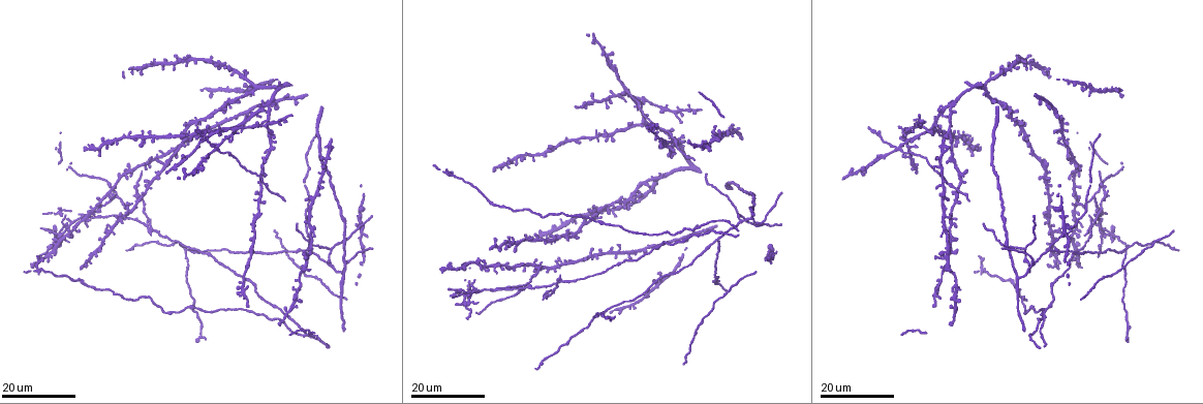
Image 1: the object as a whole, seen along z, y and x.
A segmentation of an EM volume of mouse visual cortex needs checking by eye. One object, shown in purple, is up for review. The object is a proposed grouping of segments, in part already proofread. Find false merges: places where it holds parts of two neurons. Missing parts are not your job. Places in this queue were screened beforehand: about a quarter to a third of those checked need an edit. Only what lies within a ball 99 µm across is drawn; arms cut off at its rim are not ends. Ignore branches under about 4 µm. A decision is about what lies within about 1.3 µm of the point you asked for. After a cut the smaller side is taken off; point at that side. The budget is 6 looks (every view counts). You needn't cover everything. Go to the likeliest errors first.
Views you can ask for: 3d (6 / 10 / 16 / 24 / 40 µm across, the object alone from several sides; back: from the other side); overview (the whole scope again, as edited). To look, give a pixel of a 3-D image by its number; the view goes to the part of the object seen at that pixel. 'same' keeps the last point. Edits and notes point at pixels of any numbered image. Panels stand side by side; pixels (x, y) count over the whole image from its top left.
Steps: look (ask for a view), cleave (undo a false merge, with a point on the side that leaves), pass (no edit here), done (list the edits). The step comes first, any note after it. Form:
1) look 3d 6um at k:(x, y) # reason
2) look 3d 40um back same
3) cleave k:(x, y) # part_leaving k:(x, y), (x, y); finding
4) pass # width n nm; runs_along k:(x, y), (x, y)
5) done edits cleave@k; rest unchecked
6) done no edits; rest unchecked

look 3d 24um at 1:(898, 147) # a fork

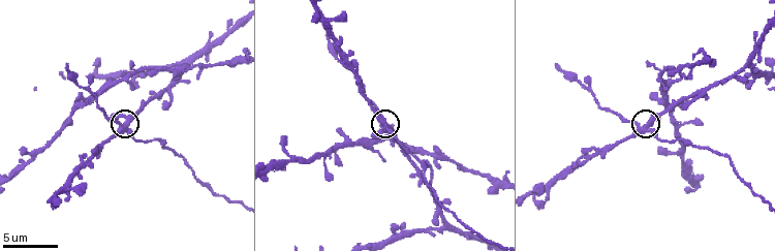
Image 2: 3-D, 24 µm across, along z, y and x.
look 3d 10um at 2:(649, 131)

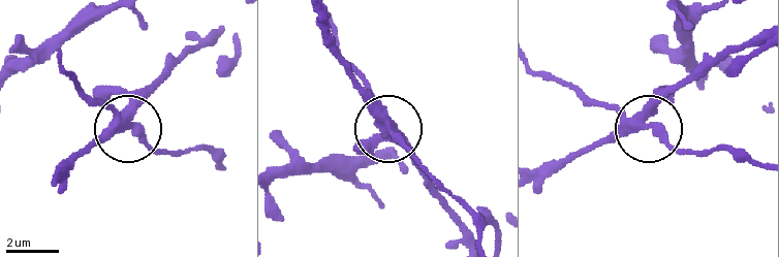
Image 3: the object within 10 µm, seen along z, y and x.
look 3d 6um at 3:(132, 130)

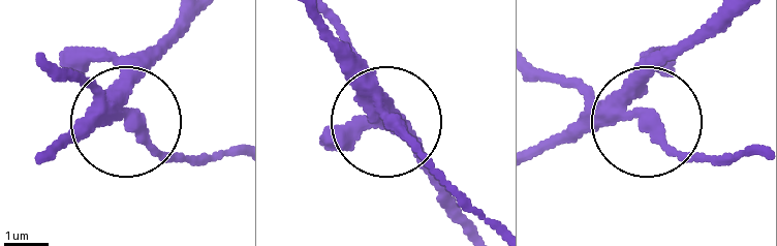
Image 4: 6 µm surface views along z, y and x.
pass # width 350 nm; runs_along 4:(733, 11), (644, 89), (632, 122), (599, 122), (569, 141); all the same neuron

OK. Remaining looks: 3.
look 3d 16um at 1:(1029, 271) # thin arm on a thick one

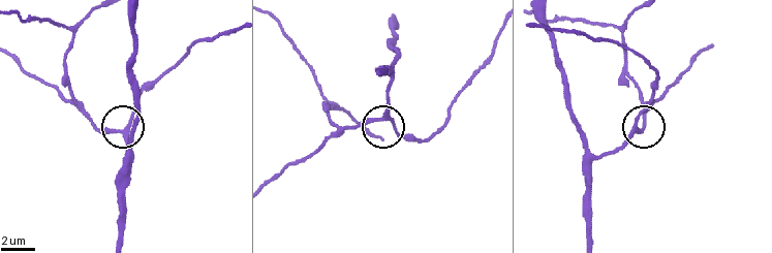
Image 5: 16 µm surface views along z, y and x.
look 3d 6um at 5:(386, 116)

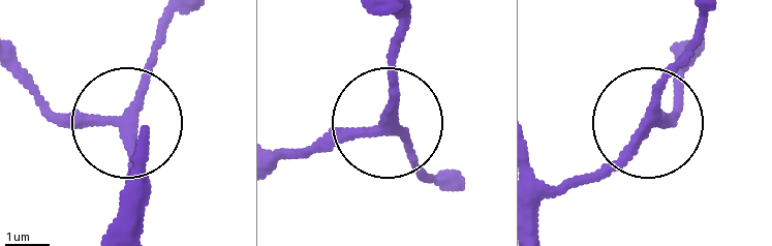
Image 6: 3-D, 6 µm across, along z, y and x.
look 3d 6um back at 6:(132, 113)

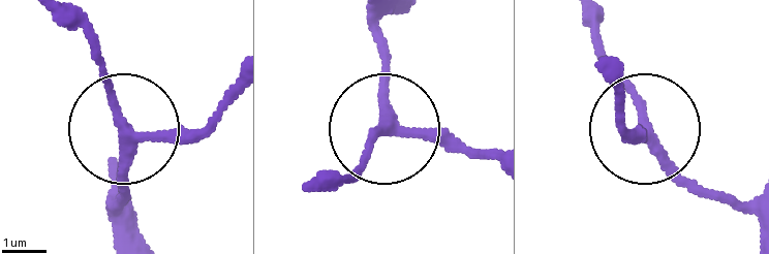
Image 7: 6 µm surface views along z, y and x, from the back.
pass # side_arm 16 um; runs_along 7:(488, 148), (385, 129), (336, 189); continuous, no second neuron

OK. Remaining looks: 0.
done no edits; rest unchecked

